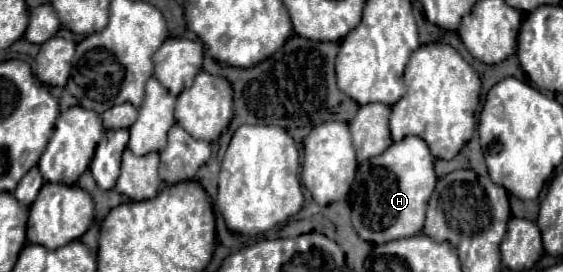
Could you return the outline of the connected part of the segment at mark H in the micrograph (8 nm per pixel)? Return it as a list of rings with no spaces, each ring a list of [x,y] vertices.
[[[406,136],[404,140],[394,142],[384,154],[362,162],[358,170],[368,194],[366,214],[362,228],[358,230],[364,240],[372,244],[384,244],[422,232],[426,204],[438,179],[434,171],[434,156],[422,138]]]

